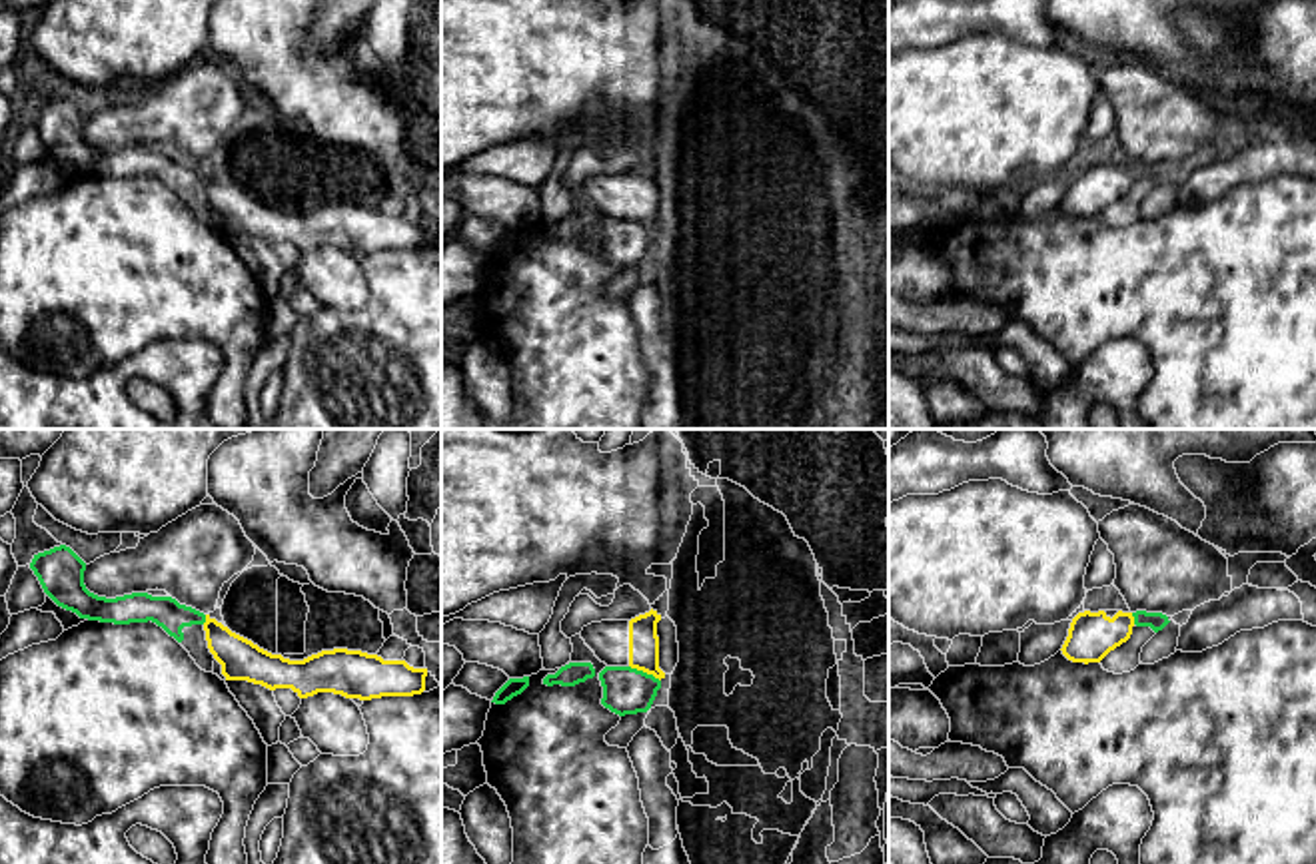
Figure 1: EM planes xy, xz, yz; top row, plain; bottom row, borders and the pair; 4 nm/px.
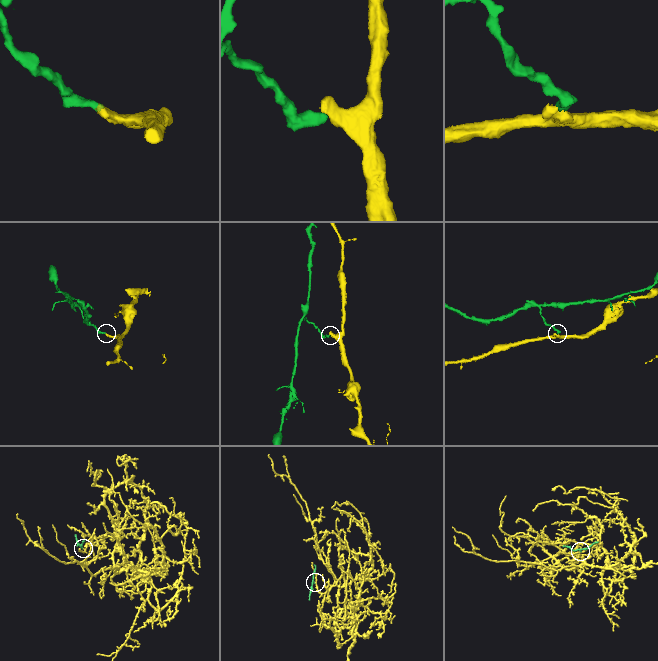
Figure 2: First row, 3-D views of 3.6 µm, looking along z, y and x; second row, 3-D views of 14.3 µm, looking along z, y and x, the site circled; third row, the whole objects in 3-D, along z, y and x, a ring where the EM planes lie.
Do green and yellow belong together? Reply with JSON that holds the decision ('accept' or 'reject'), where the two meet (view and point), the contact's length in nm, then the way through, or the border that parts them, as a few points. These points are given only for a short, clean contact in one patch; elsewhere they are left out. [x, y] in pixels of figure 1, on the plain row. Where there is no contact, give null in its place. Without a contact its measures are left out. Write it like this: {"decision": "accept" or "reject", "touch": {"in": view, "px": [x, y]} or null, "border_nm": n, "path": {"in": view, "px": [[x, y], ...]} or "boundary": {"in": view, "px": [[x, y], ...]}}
{"decision": "reject", "touch": {"in": "xz", "px": [646, 226]}, "border_nm": 140, "boundary": {"in": "xz", "px": [[630, 218], [652, 226], [659, 234]]}}

